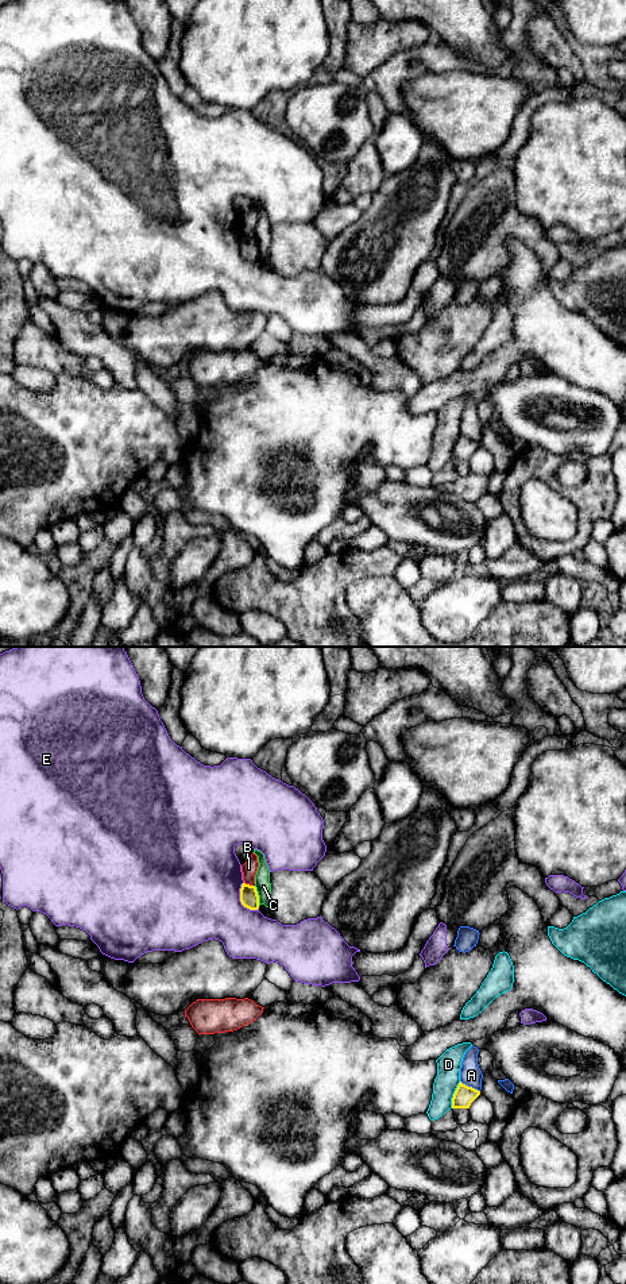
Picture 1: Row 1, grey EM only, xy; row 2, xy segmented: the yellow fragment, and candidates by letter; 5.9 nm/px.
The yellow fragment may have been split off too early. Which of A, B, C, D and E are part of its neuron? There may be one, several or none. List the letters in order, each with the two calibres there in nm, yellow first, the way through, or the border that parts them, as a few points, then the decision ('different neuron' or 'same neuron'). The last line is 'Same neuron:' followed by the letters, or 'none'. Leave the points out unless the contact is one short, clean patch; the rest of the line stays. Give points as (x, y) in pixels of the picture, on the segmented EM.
A: 120/130 nm | along xy (460, 1080), (479, 1091) | different neuron
B: 110/90 nm | different neuron
C: 110/100 nm | different neuron
D: 120/140 nm | different neuron
E: 110/500 nm | different neuron
Same neuron: none

